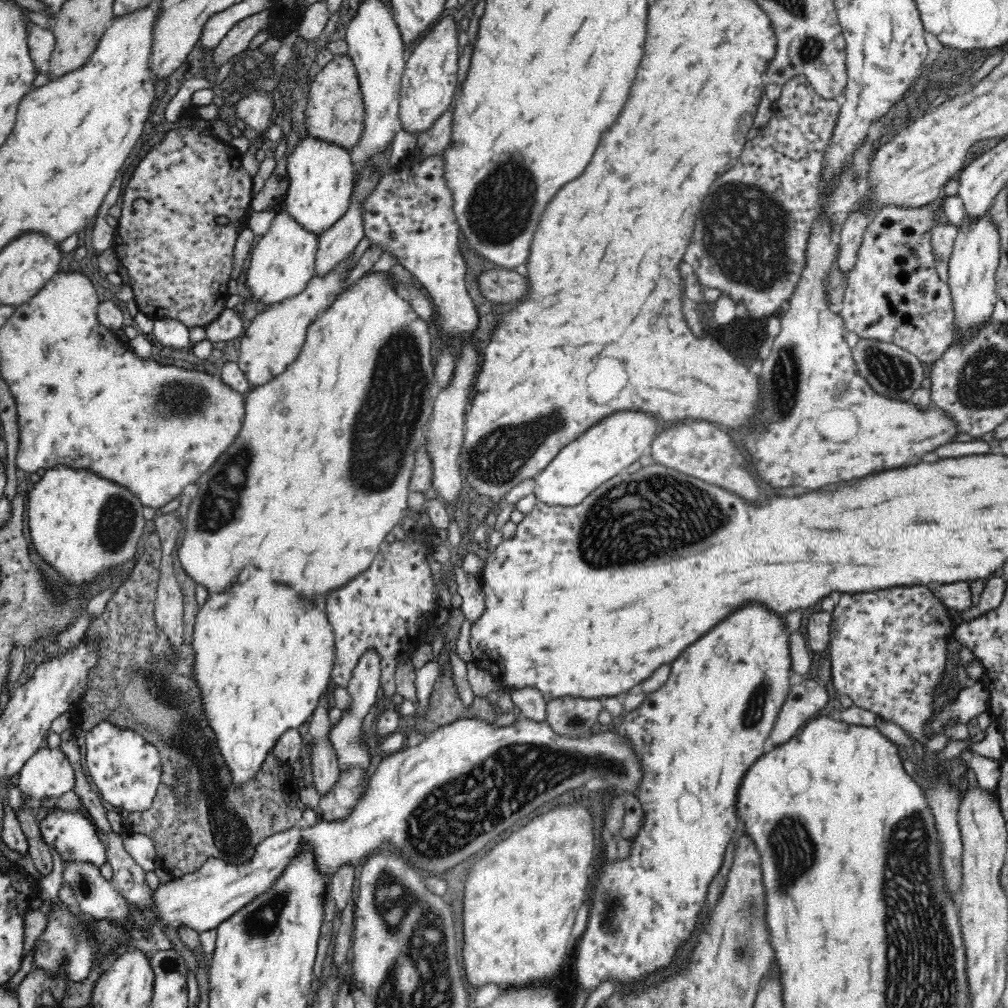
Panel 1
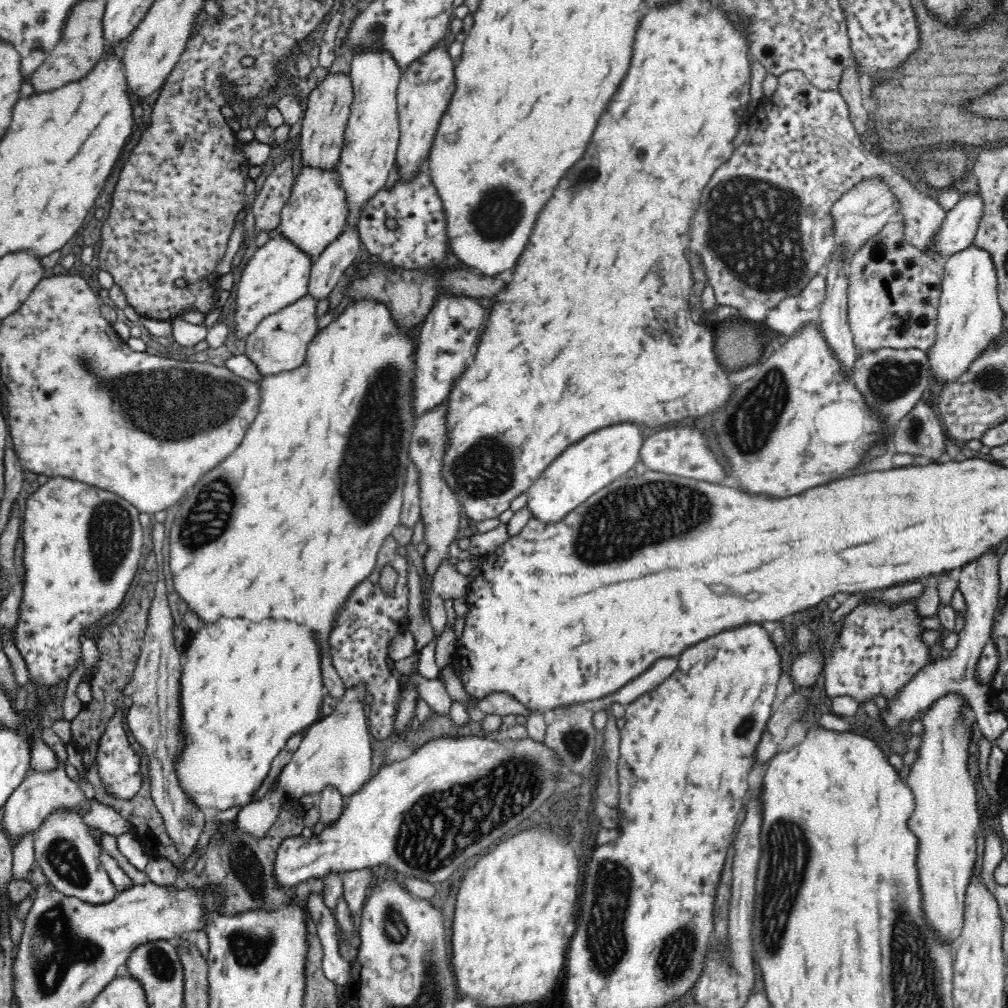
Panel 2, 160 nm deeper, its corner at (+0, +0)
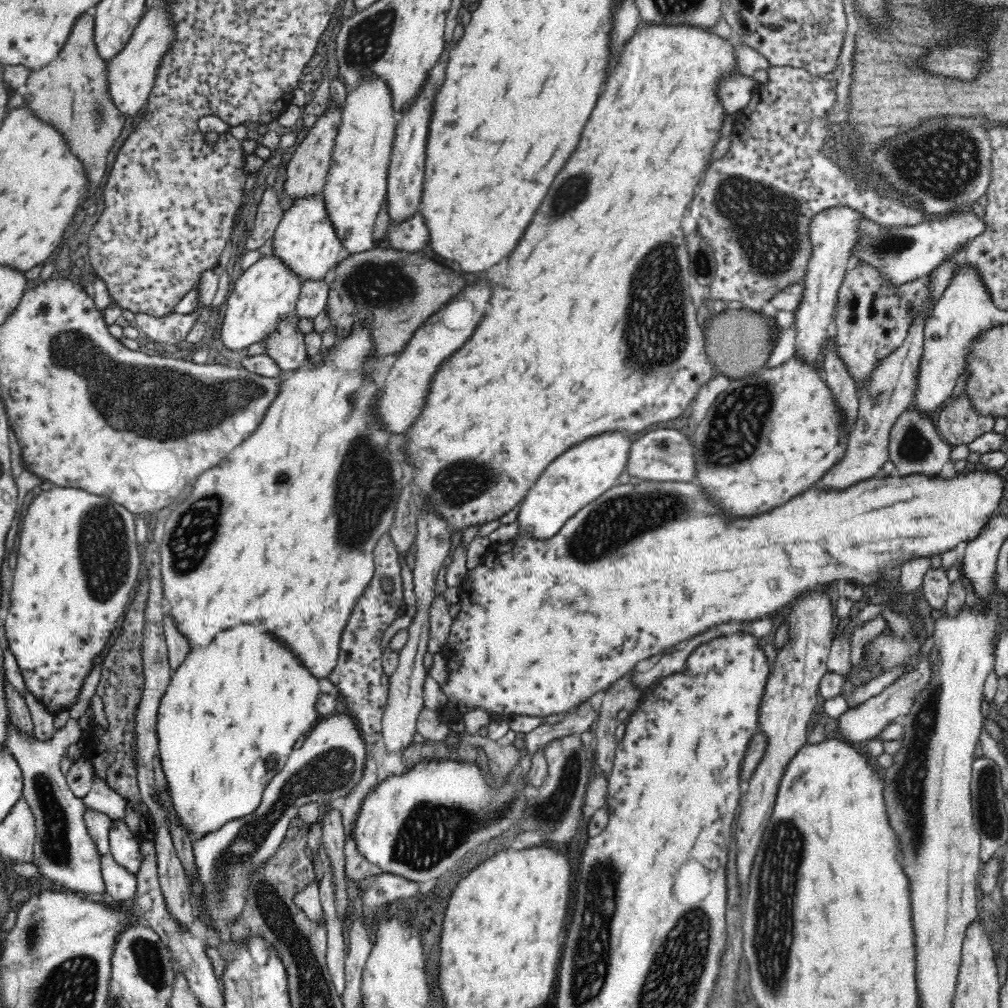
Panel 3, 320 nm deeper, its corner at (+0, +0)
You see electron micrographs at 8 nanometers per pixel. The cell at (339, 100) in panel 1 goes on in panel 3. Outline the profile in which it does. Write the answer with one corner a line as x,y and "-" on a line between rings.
341,110
325,112
320,119
308,131
308,134
299,142
290,156
285,162
285,179
283,181
283,191
286,196
290,197
293,202
298,199
305,199
320,195
328,168
330,168
330,160
332,160
332,150
338,132
338,126
341,124

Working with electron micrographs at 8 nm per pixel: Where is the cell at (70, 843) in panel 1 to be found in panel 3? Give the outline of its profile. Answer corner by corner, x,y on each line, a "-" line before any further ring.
113,858
103,860
101,867
106,894
114,900
132,899
136,894
136,878
124,867
118,865

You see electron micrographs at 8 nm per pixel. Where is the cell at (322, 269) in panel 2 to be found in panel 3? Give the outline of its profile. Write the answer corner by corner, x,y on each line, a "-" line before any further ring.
332,276
322,280
307,280
302,283
300,294
293,313
301,318
314,319
320,312
326,310
326,300
328,298
328,284

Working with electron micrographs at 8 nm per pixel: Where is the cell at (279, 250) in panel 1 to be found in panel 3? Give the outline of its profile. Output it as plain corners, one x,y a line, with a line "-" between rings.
276,256
260,258
254,265
244,271
234,282
230,295
226,296
226,312
220,328
220,340
228,350
239,351
248,348
254,342
260,342
272,334
284,319
295,312
296,303
300,294
302,281
292,273

